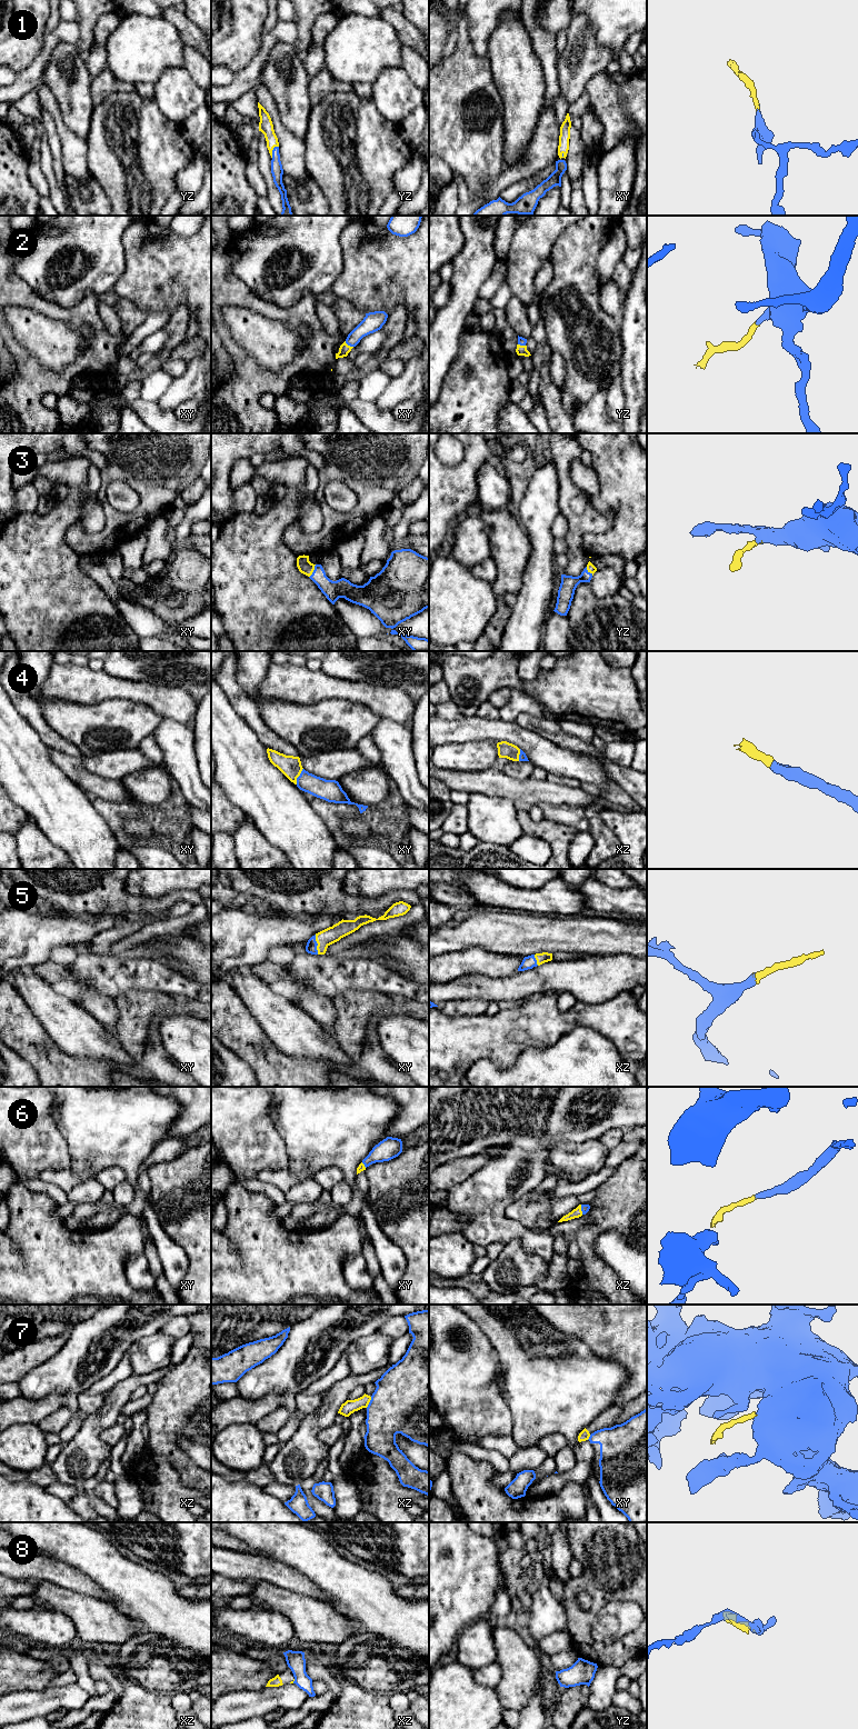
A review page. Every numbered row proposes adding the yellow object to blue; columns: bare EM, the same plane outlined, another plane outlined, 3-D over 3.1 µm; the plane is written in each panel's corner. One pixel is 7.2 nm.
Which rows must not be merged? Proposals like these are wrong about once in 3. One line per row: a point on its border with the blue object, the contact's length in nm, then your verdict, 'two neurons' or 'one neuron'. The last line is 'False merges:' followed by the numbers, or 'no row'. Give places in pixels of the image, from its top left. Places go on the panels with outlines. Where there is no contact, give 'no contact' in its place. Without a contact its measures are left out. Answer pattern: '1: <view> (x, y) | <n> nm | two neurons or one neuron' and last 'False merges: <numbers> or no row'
1: yz (272, 150) | 100 nm | one neuron
2: xy (349, 345) | 80 nm | one neuron
3: xy (313, 571) | 110 nm | one neuron
4: xy (299, 776) | 130 nm | one neuron
5: xy (317, 945) | 150 nm | one neuron
6: xz (581, 1209) | 70 nm | one neuron
7: xz (369, 1402) | 90 nm | two neurons
8: xz (293, 1681) | 40 nm | two neurons
False merges: 7, 8

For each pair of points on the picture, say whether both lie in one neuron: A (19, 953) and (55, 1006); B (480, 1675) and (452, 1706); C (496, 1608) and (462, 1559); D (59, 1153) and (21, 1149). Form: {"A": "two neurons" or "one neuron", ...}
{"A": "two neurons", "B": "two neurons", "C": "two neurons", "D": "one neuron"}

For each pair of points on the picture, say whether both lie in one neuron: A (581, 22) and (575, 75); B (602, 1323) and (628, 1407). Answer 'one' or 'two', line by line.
A: one
B: two

